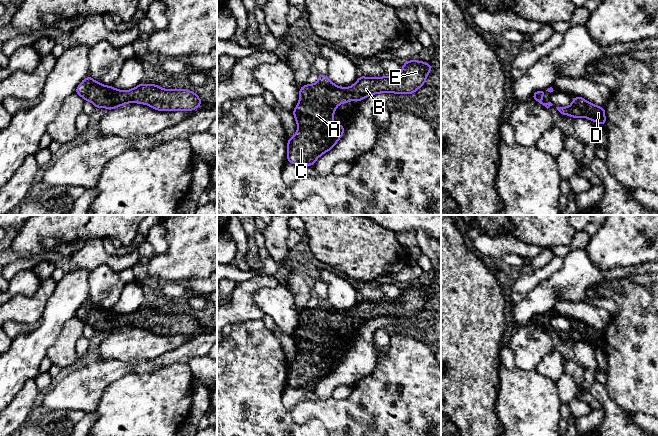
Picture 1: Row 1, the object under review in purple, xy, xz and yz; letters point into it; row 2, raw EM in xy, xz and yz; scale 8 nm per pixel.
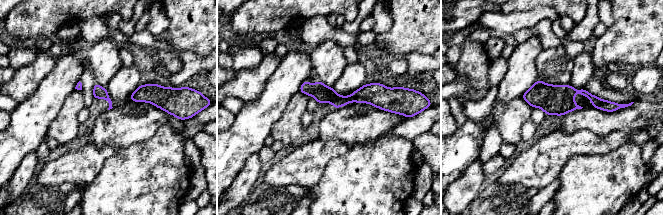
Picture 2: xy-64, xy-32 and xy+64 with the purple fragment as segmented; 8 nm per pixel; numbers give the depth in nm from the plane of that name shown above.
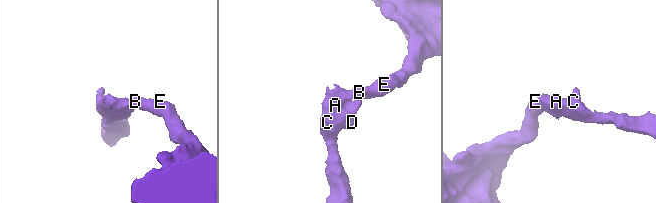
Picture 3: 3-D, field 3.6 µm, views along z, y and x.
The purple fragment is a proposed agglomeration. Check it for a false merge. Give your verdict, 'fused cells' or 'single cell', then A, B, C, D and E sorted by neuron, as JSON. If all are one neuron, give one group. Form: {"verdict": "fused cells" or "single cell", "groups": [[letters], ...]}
{"verdict": "single cell", "groups": [["A", "B", "C", "D", "E"]]}

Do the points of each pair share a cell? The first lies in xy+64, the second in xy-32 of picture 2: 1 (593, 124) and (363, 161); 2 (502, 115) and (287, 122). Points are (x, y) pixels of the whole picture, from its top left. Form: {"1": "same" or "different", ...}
{"1": "different", "2": "same"}

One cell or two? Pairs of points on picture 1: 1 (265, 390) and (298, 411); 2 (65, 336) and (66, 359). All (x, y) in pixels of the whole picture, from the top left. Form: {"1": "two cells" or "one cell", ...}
{"1": "two cells", "2": "one cell"}

